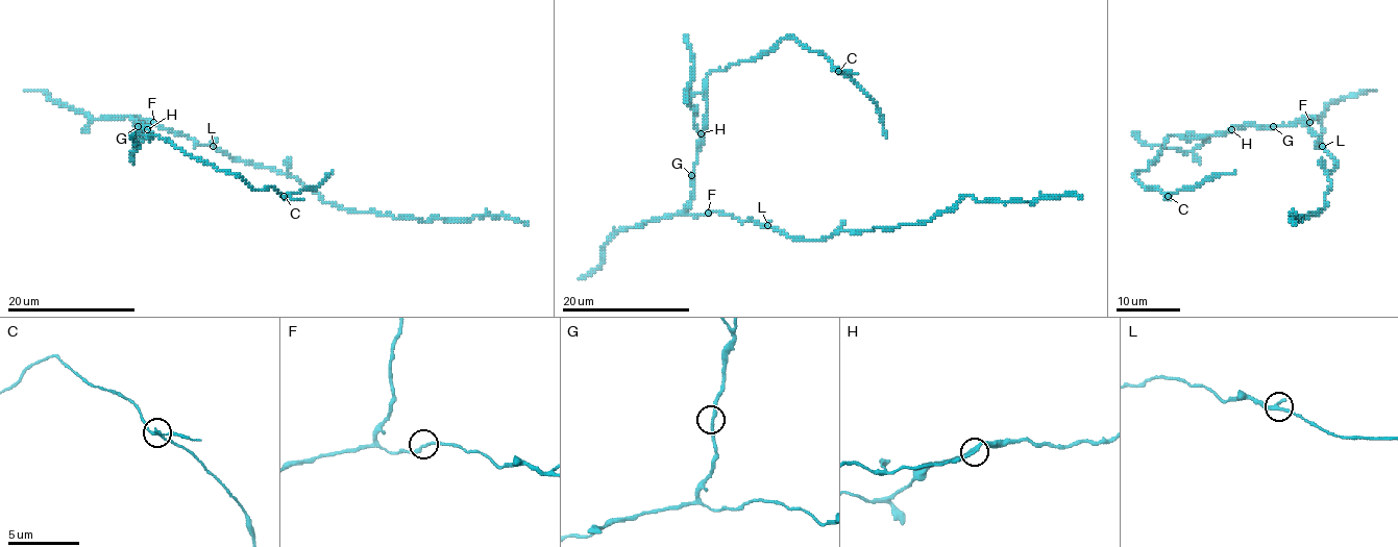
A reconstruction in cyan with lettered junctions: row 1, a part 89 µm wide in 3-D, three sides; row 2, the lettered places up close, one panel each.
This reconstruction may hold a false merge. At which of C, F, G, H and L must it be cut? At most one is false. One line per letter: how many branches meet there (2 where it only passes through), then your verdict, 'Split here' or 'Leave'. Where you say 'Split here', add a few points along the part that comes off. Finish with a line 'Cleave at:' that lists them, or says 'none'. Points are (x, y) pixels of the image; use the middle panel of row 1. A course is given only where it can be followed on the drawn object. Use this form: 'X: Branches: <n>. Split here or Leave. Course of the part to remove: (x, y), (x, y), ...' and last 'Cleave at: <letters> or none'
C: Branches: 3. Split here. Course of the part to remove: (837, 71), (849, 76), (869, 97), (878, 108), (885, 137)
F: Branches: 2. Leave
G: Branches: 2. Leave
H: Branches: 3. Leave
L: Branches: 3. Leave
Cleave at: C

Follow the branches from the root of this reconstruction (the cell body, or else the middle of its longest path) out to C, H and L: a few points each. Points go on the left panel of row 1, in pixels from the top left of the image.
C: (153, 123), (132, 117), (150, 140), (169, 140), (252, 189), (273, 188), (284, 195)
H: (153, 123), (132, 117), (139, 126), (144, 125), (147, 129)
L: (153, 123), (194, 138), (200, 144), (213, 146)

